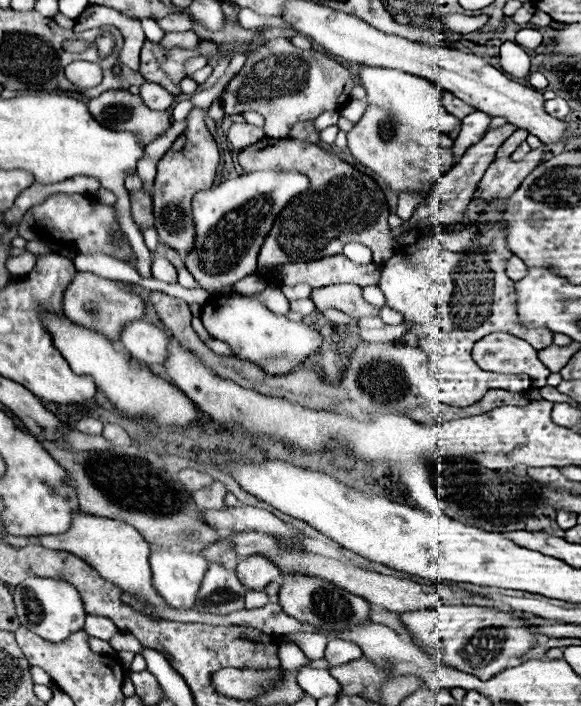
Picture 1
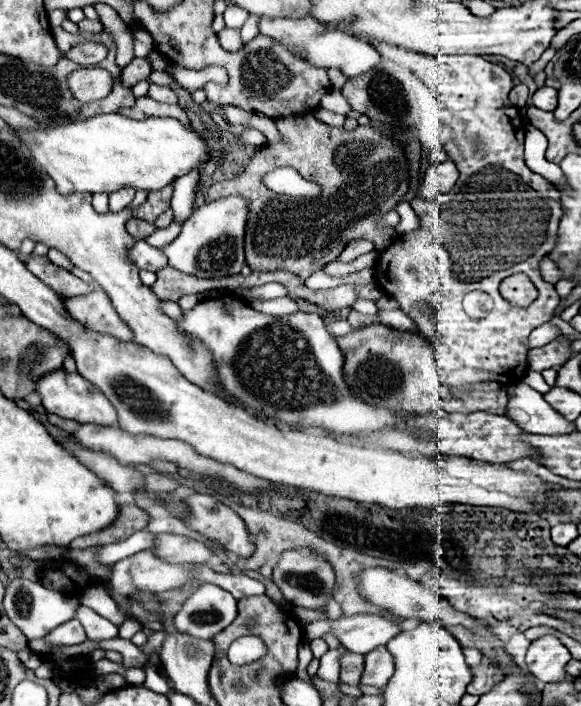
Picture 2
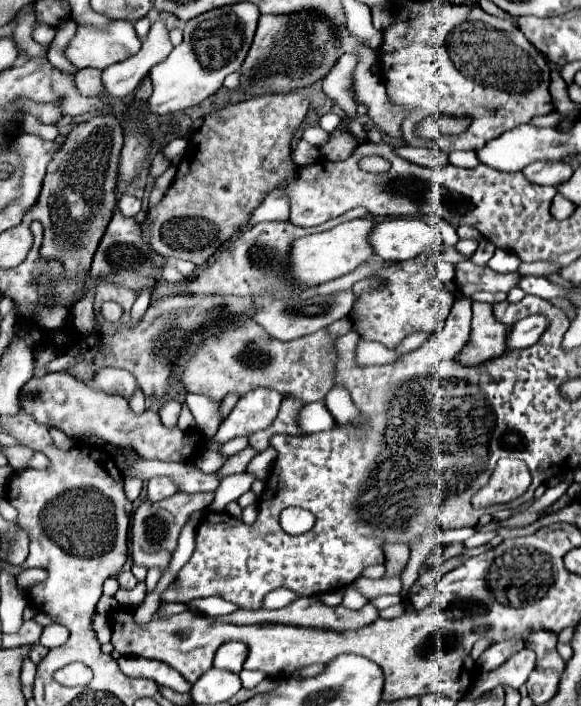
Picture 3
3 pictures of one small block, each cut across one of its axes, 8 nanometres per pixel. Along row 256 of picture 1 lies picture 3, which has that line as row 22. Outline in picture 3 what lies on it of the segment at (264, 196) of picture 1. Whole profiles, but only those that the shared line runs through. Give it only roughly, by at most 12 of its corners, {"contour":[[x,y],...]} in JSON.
{"contour":[[242,2],[184,24],[150,70],[142,110],[172,114],[242,66],[260,12]]}

